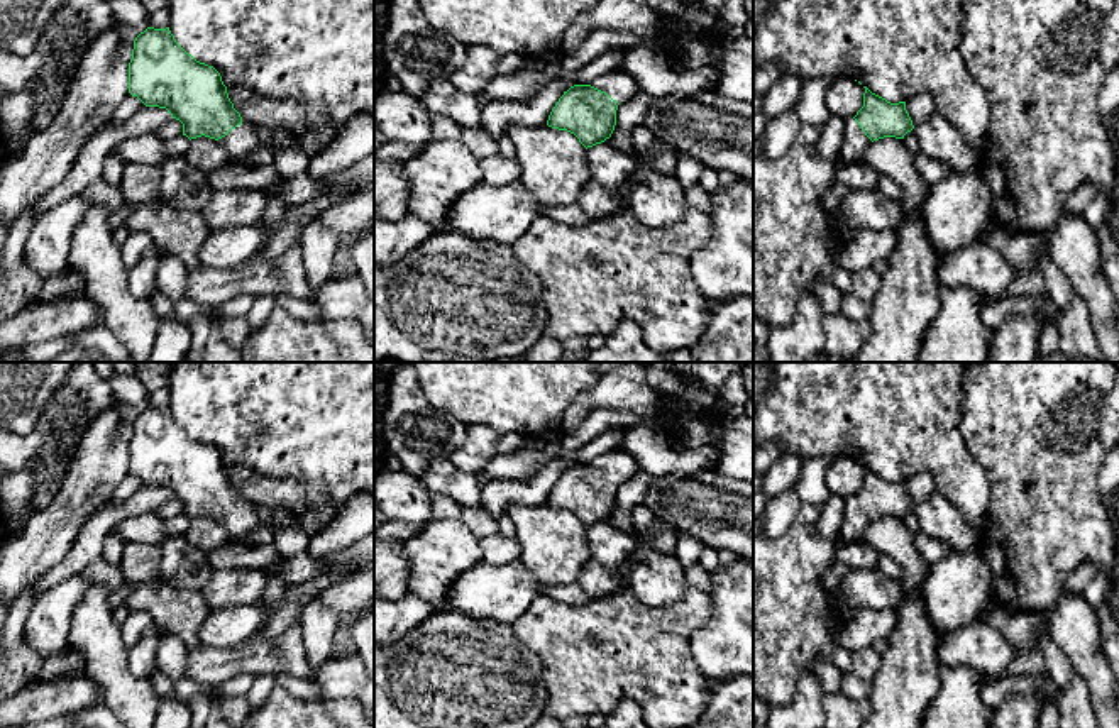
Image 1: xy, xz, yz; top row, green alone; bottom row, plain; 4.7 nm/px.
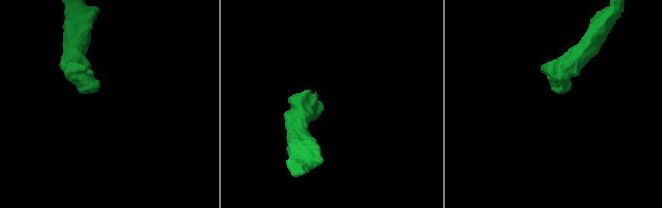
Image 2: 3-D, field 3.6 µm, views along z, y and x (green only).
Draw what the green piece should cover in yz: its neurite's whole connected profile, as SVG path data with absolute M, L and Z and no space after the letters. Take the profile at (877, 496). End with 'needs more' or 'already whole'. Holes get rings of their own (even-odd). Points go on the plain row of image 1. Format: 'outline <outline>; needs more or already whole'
outline M867 466L863 472L863 486L857 494L846 499L843 525L835 537L836 545L860 542L867 527L879 518L904 518L914 508L906 489L906 481L890 483L872 472Z; needs more

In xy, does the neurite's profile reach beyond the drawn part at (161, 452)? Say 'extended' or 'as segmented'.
extended

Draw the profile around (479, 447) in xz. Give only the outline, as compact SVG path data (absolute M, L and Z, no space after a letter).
M469 425L464 444L450 455L462 472L481 472L496 455L496 442L501 435L489 425Z

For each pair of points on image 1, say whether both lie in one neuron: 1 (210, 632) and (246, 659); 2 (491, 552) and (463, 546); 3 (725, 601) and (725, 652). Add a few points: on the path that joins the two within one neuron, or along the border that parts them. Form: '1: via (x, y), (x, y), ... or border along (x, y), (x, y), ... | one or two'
1: border along (254, 637), (229, 647), (202, 645) | two
2: border along (478, 539), (483, 561) | two
3: via (725, 613), (725, 640) | one

